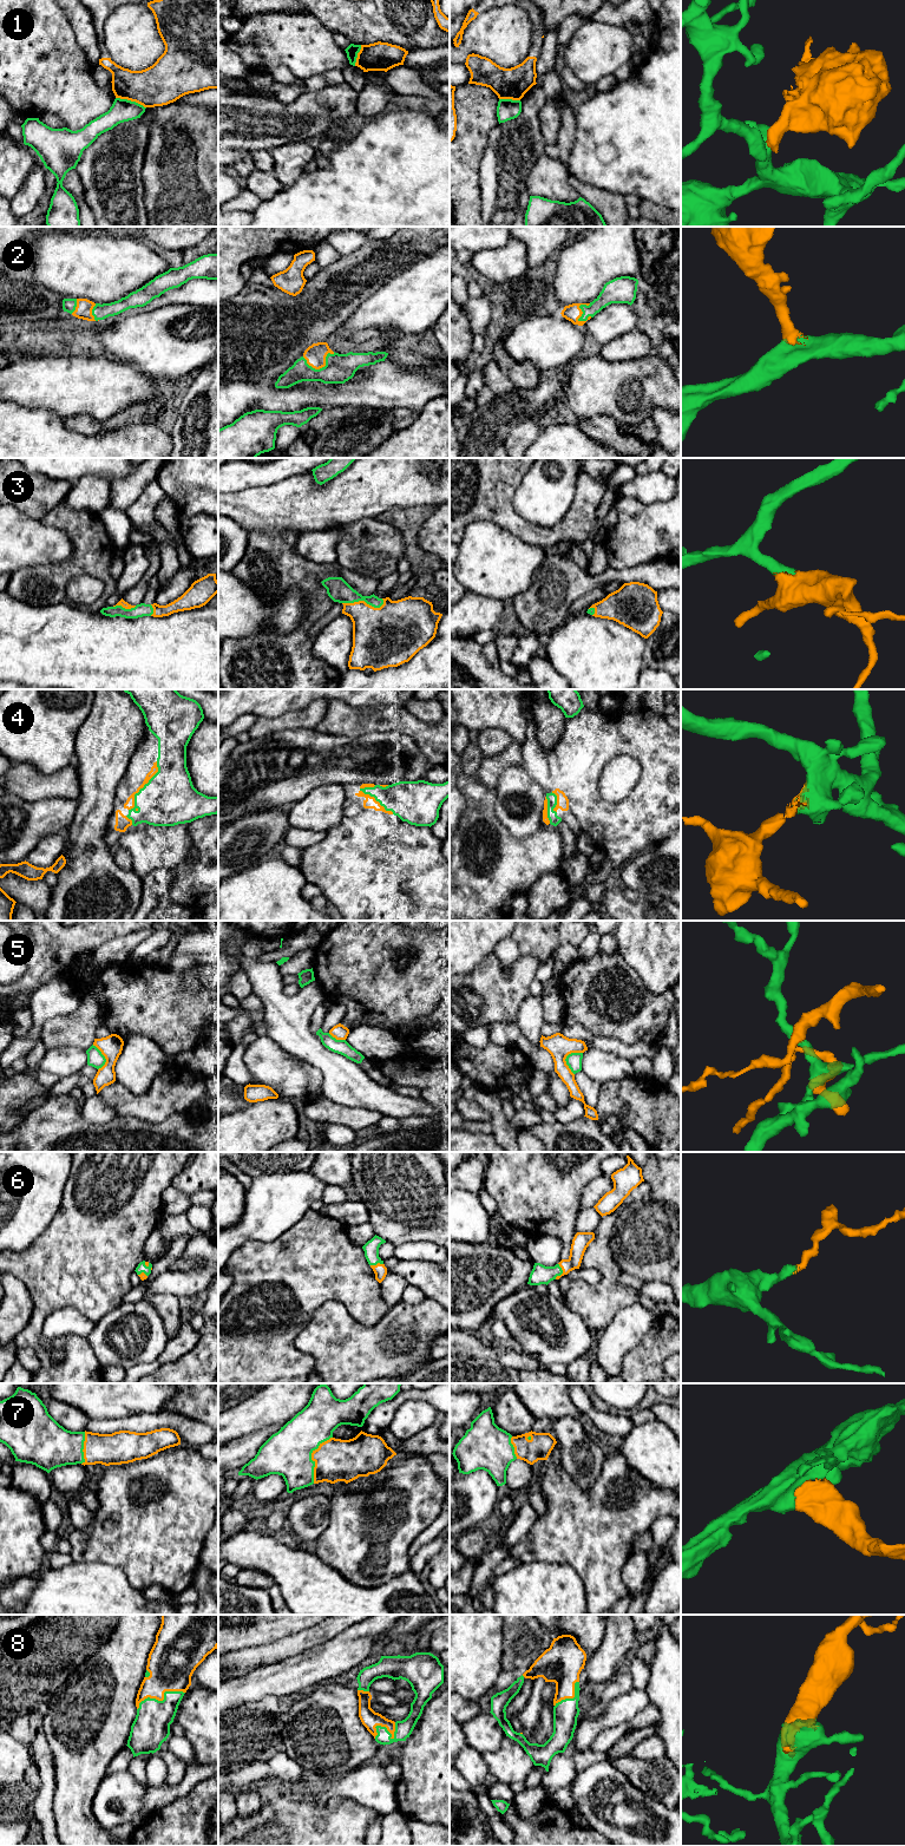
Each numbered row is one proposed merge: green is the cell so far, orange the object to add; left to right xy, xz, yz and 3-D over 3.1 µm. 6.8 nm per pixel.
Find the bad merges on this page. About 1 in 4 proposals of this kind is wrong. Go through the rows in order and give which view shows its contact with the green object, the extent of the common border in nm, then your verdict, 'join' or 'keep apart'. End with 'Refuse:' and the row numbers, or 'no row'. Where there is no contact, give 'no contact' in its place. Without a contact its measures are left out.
1: contact in xy; length 220 nm; keep apart
2: contact in xz; length 220 nm; join
3: contact in xz; length 280 nm; join
4: contact in xy; length 380 nm; join
5: contact in yz; length 170 nm; keep apart
6: contact in yz; length 110 nm; join
7: contact in xz; length 340 nm; join
8: contact in xy; length 340 nm; join
Refuse: 1, 5

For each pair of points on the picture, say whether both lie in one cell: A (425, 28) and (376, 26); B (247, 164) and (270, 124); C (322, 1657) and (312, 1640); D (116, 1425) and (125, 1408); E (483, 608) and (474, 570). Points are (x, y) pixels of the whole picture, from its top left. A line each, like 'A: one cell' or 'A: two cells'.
A: one cell
B: two cells
C: two cells
D: two cells
E: two cells

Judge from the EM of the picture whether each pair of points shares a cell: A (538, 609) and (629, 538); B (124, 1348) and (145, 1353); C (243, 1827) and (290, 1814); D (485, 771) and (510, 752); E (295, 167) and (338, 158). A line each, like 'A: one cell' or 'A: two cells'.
A: two cells
B: one cell
C: one cell
D: one cell
E: two cells

